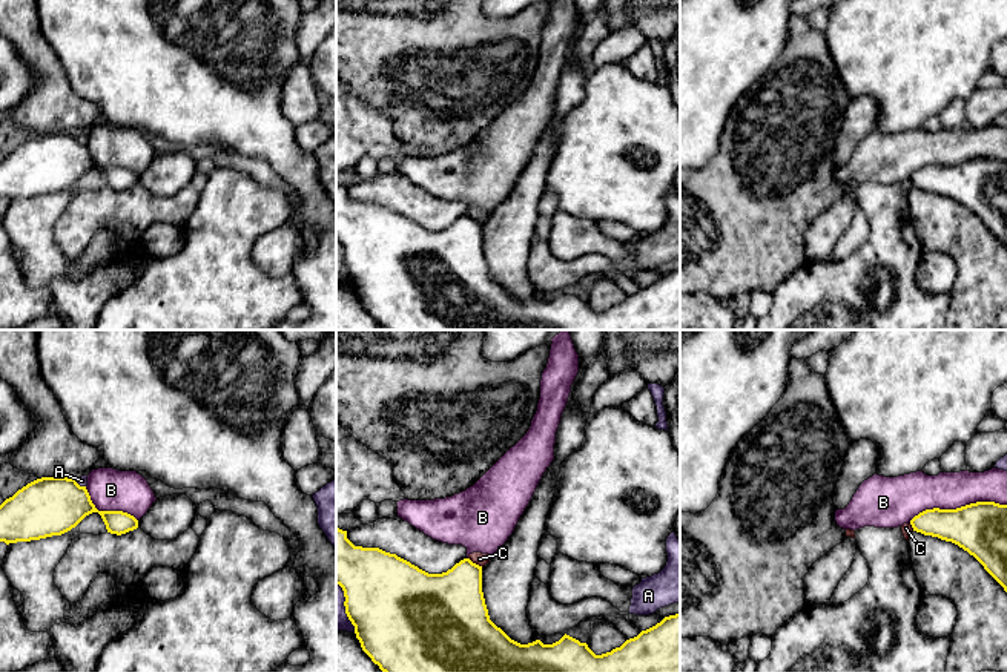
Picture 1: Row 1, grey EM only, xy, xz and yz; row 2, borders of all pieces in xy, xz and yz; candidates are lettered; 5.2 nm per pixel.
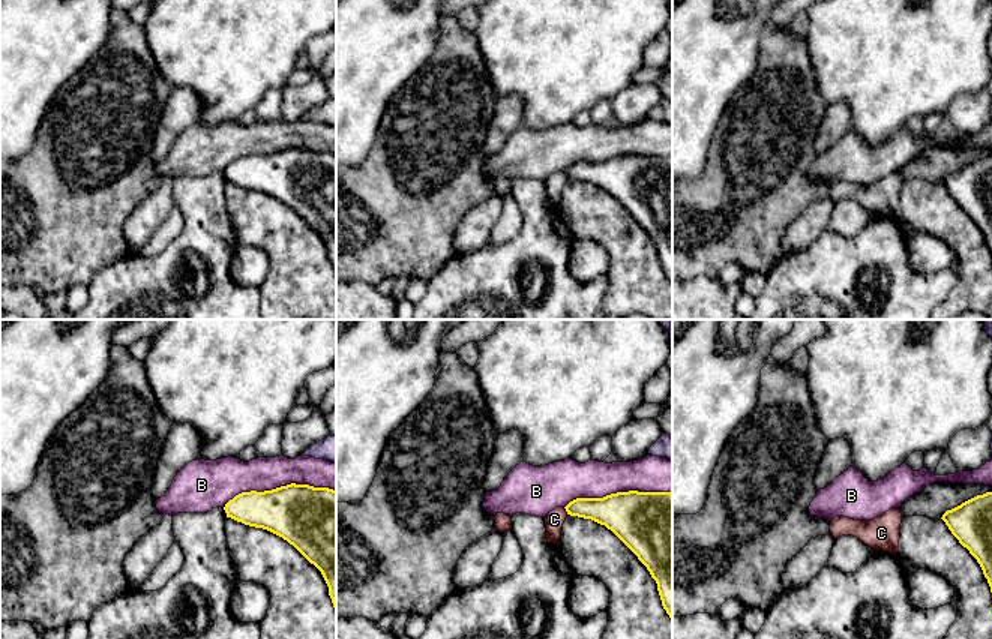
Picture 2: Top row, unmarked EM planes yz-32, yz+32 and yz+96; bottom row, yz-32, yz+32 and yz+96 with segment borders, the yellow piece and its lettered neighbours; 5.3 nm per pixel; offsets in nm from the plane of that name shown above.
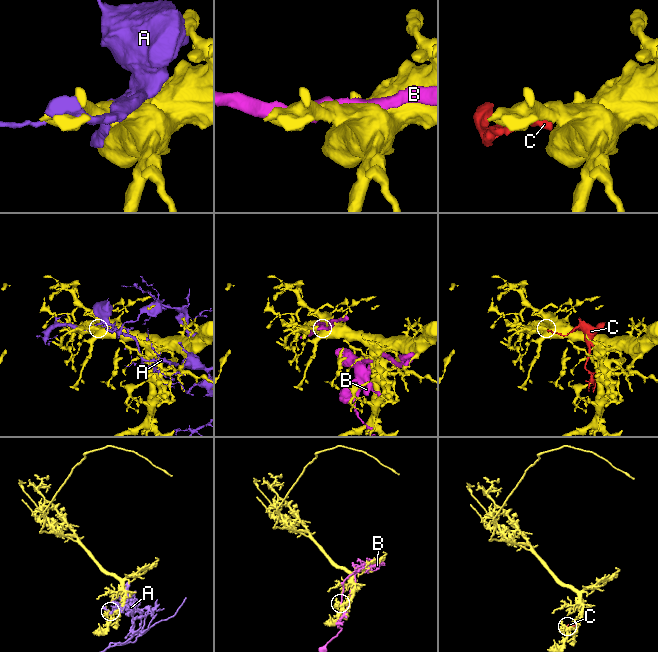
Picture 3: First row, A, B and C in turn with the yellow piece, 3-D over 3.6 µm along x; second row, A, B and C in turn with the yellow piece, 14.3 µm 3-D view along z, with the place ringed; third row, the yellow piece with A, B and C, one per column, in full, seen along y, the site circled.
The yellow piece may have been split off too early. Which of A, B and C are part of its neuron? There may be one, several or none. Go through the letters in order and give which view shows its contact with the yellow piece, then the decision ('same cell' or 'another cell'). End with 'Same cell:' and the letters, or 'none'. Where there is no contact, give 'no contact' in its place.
A: xz | another cell
B: yz | another cell
C: xz | another cell
Same cell: none

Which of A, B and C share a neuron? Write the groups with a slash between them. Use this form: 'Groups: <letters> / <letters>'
Groups: A / B / C

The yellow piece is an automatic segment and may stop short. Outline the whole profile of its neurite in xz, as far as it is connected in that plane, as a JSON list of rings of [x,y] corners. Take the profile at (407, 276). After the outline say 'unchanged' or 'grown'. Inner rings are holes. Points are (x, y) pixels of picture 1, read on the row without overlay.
[[[336,183],[336,241],[344,247],[345,270],[362,307],[384,330],[680,330],[680,270],[665,273],[611,308],[596,311],[586,299],[563,292],[553,301],[520,301],[488,272],[482,249],[482,222],[464,215],[442,230],[428,230],[396,210],[355,203]]]; unchanged

